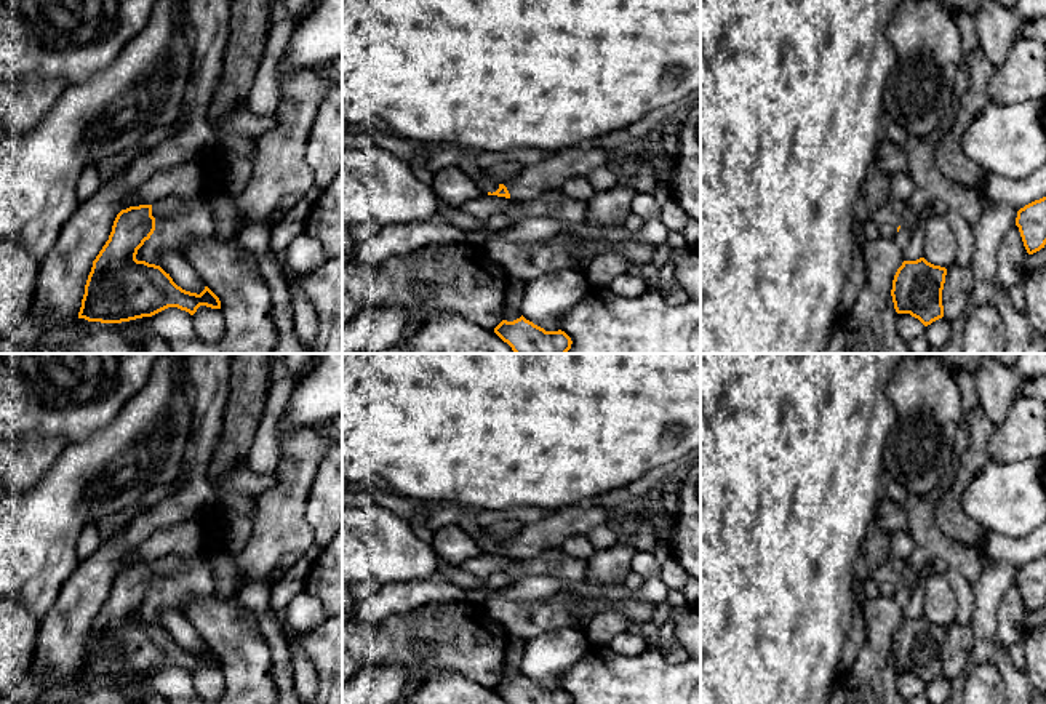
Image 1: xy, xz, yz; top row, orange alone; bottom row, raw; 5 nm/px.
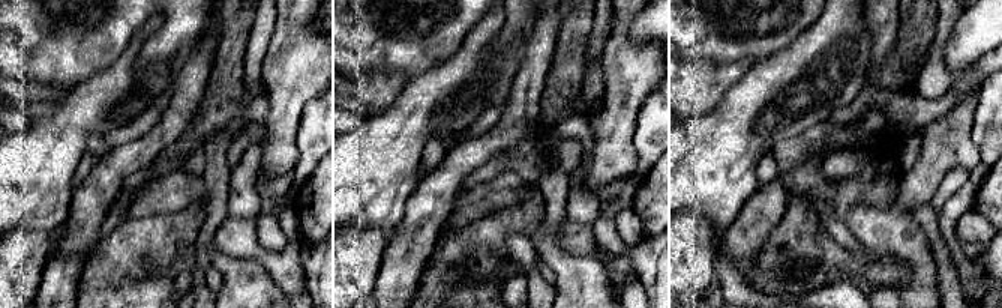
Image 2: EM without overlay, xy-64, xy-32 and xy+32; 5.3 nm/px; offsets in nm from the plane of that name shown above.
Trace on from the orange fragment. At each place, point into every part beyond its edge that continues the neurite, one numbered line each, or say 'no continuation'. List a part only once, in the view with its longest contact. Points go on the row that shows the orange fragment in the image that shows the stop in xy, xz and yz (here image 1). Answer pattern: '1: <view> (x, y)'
1: xz (549, 175)

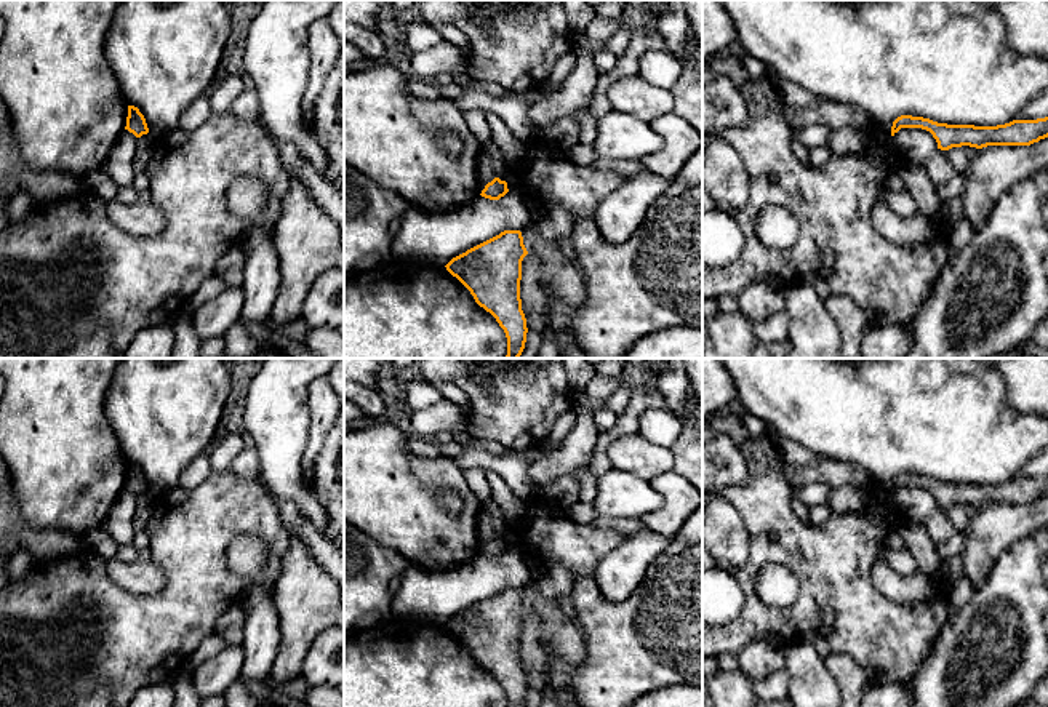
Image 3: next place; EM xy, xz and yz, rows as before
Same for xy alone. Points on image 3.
no continuation

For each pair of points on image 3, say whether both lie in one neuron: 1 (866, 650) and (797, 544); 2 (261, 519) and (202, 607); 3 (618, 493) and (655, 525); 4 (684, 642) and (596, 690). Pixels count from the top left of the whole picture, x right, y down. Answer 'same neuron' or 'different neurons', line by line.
1: same neuron
2: same neuron
3: different neurons
4: same neuron

